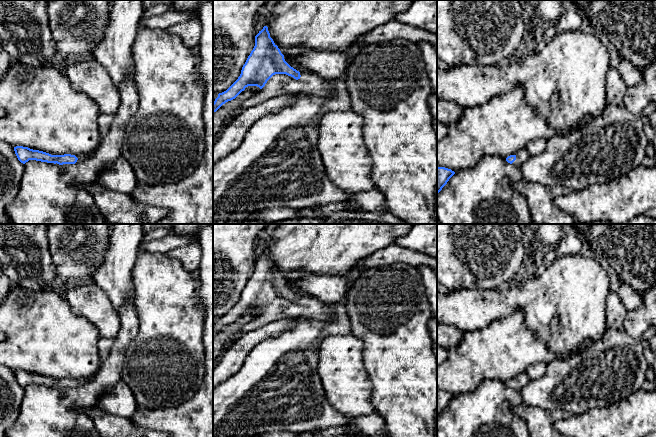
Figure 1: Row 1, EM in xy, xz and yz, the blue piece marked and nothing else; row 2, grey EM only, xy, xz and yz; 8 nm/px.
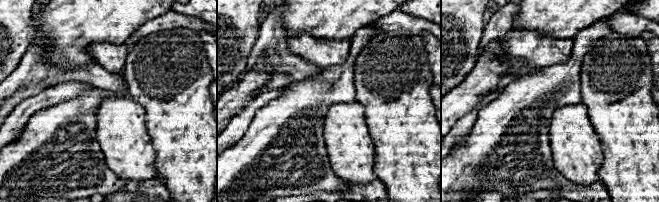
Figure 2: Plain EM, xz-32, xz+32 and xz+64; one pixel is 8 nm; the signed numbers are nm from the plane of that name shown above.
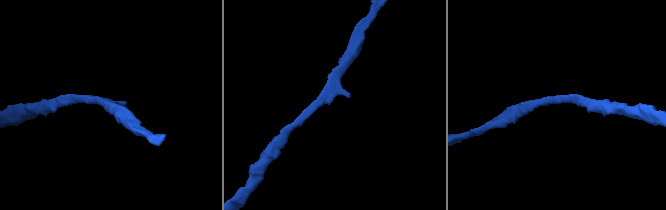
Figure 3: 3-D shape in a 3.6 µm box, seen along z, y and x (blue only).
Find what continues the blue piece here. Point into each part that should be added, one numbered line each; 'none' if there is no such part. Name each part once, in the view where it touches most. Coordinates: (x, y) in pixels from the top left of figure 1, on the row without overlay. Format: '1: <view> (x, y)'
1: xz (279, 308)

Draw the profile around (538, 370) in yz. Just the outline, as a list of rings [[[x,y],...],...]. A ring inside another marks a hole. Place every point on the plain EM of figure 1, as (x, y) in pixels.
[[[543,362],[530,365],[526,369],[526,373],[529,375],[530,380],[536,380],[545,375],[547,371],[547,365]]]

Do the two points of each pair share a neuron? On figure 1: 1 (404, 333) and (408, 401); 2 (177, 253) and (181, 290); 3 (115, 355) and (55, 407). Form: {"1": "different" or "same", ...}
{"1": "same", "2": "different", "3": "same"}

